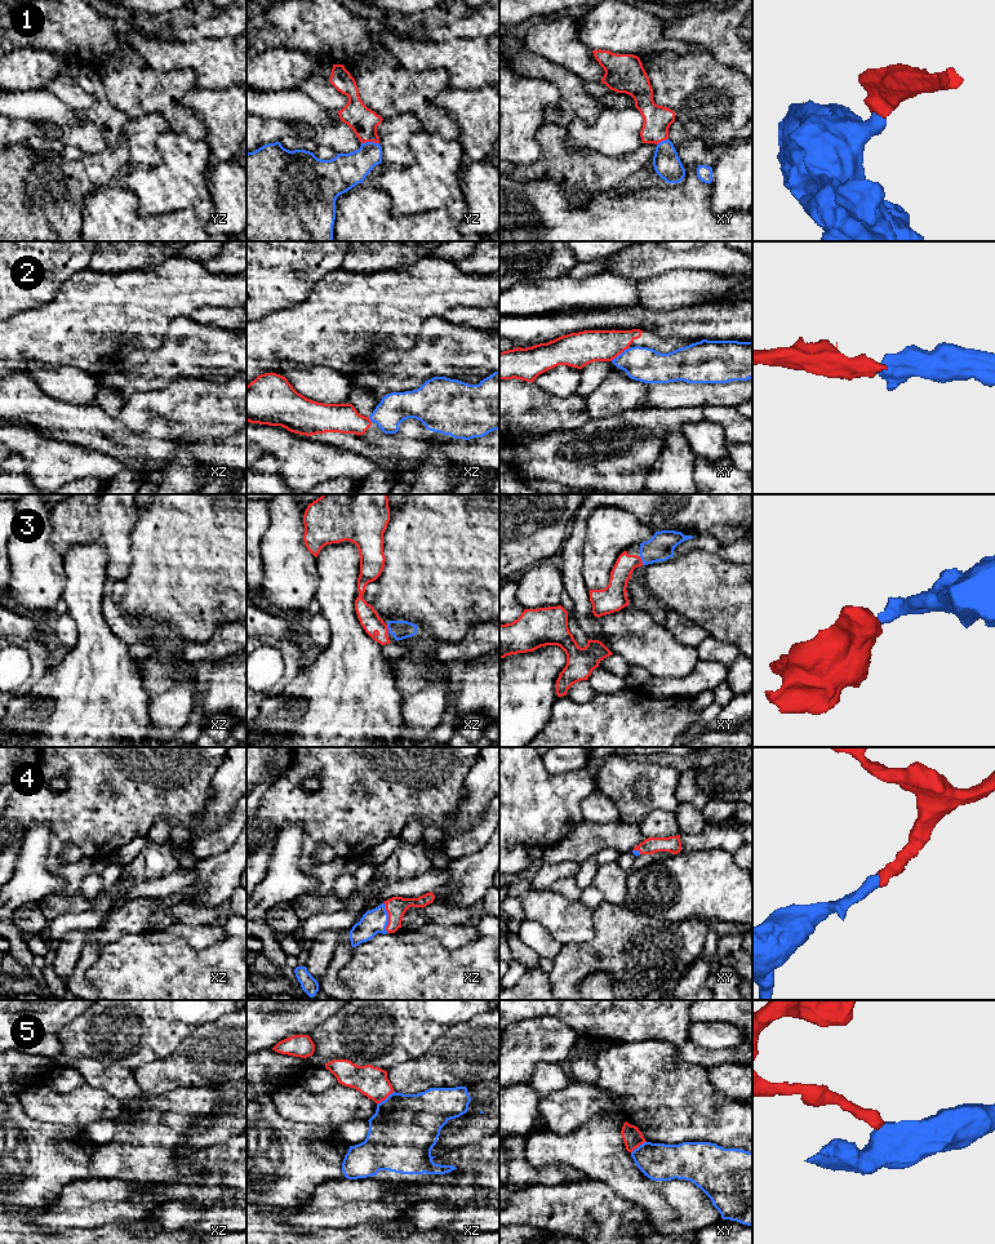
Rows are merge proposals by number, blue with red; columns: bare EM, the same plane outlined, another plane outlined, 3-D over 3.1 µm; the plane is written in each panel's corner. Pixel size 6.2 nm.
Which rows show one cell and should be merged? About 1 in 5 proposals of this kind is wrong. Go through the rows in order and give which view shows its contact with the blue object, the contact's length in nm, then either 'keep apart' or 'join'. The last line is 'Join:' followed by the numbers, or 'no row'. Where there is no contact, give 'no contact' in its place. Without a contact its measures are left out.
1: meets blue in yz; contact 110 nm long; join
2: meets blue in xy; contact 150 nm long; keep apart
3: meets blue in xz; contact 60 nm long; join
4: meets blue in xz; contact 190 nm long; join
5: meets blue in xz; contact 140 nm long; keep apart
Join: 1, 3, 4

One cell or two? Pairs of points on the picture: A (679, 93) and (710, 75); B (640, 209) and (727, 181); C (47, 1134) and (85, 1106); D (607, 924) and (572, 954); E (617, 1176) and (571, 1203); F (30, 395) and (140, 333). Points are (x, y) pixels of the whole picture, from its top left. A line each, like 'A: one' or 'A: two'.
A: one
B: two
C: two
D: one
E: two
F: two

